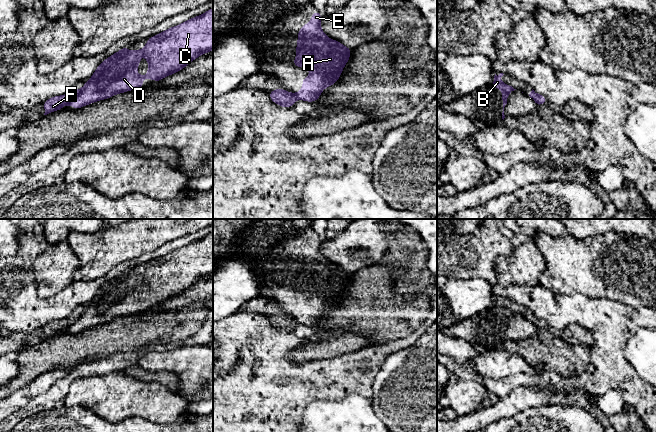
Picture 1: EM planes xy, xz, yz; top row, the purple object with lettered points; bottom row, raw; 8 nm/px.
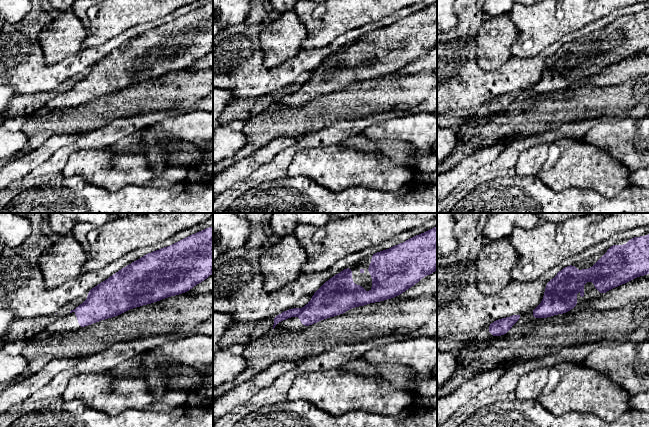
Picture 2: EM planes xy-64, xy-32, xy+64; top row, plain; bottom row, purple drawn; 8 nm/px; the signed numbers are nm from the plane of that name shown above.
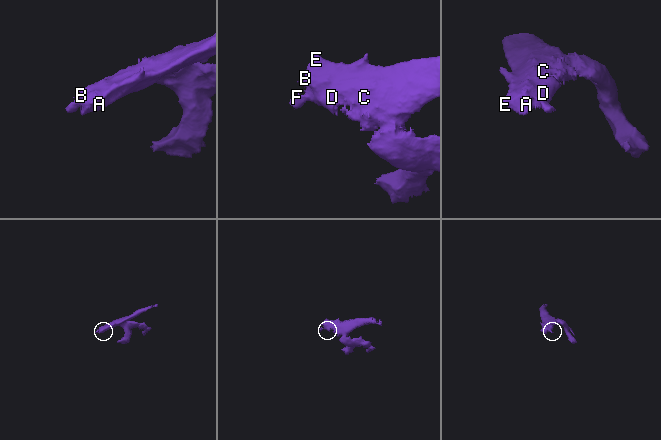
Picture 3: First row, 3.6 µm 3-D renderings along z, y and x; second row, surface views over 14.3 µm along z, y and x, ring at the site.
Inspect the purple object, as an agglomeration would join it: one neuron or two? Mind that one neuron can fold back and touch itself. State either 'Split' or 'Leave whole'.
Split

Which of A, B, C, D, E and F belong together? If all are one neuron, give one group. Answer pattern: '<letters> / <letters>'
A B C D E / F

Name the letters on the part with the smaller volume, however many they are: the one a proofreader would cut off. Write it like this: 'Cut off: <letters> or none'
Cut off: F

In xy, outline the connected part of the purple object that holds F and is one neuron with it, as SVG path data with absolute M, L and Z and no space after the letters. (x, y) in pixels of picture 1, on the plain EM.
M75 312L70 317L49 322L43 328L45 334L44 339L61 334L65 328L68 328L76 321L77 317L78 314Z

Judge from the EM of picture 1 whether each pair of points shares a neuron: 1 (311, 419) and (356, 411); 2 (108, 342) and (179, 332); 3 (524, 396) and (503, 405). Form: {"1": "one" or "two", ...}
{"1": "one", "2": "one", "3": "one"}

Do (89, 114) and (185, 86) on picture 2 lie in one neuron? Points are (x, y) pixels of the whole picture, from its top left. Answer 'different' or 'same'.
same

